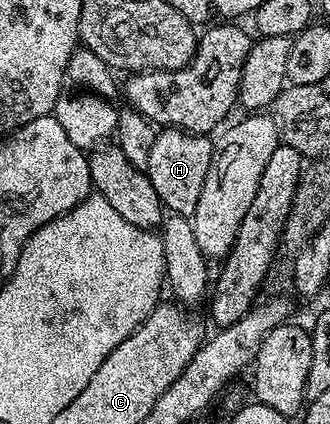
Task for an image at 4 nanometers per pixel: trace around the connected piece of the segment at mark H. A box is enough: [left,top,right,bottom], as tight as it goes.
[147,127,214,218]

